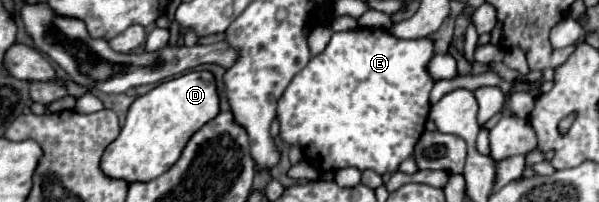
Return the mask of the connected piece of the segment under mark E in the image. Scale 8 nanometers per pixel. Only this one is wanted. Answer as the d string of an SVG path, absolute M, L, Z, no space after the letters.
M382 28L336 32L326 50L292 78L278 100L276 116L280 120L280 136L290 146L302 146L308 164L320 172L334 172L348 166L358 170L370 168L378 174L396 172L400 162L412 156L414 144L424 132L430 110L430 90L434 86L434 80L426 74L426 62L430 62L432 56L432 40L428 38L400 40Z

